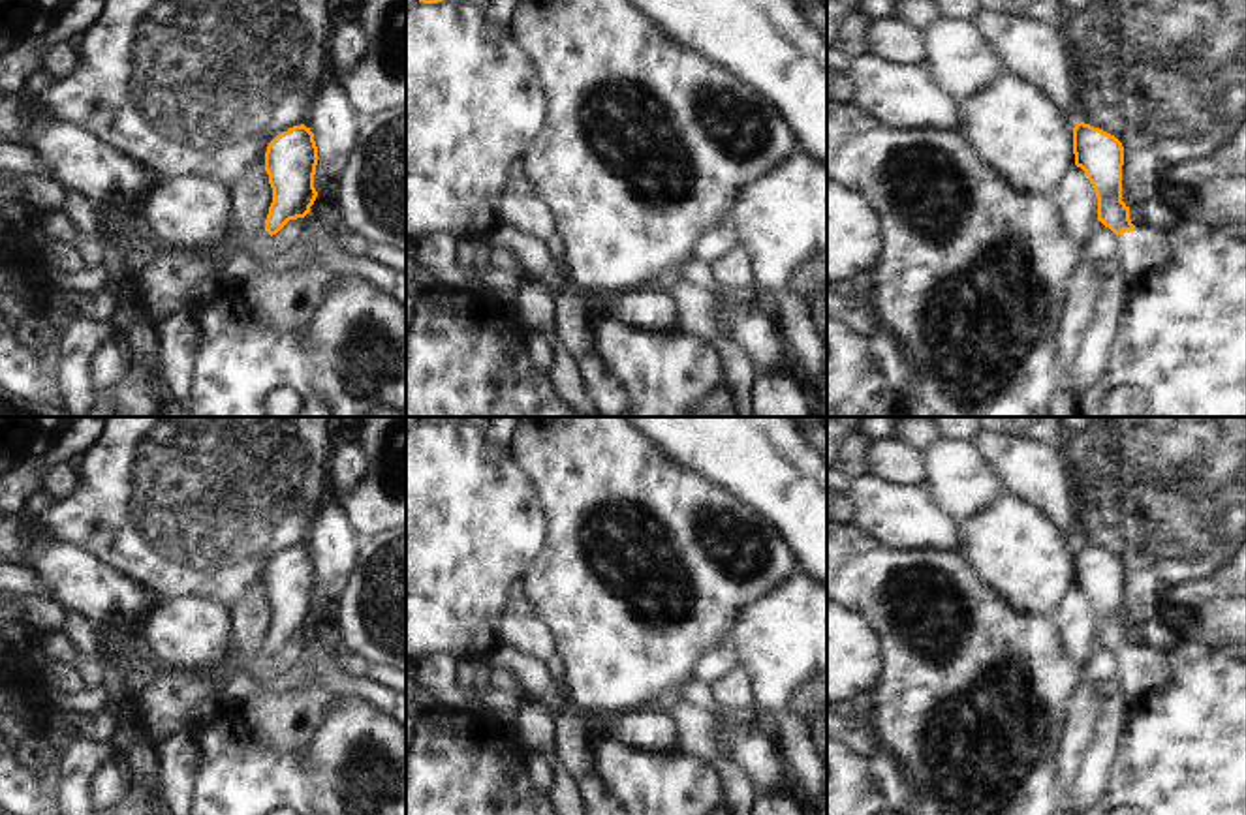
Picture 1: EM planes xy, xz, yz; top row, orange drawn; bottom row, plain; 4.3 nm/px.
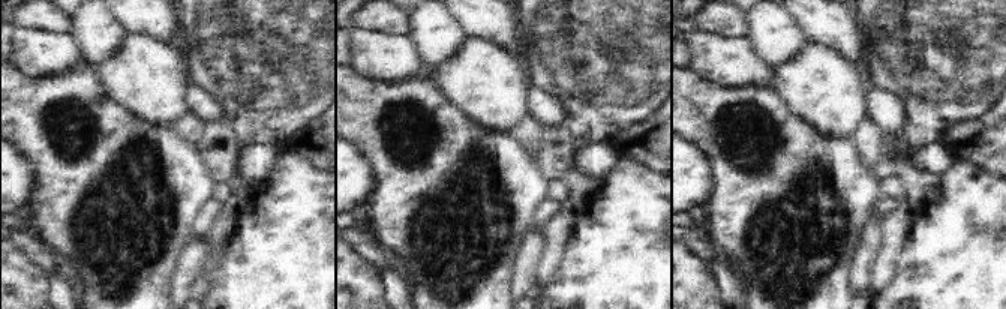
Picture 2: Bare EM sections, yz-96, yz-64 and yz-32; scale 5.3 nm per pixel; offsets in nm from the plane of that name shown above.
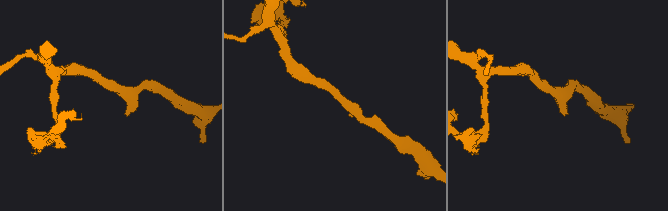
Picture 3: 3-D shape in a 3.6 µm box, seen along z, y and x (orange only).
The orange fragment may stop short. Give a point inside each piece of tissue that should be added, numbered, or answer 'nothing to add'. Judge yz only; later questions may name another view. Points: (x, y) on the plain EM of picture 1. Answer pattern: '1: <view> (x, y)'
1: yz (1126, 669)

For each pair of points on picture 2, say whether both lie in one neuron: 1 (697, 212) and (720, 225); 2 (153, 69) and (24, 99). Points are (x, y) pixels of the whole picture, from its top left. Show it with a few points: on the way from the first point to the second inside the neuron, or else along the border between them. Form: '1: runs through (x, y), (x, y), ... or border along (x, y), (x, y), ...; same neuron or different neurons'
1: border along (708, 203), (709, 213), (703, 227); different neurons
2: border along (96, 65), (104, 89), (126, 107); different neurons

